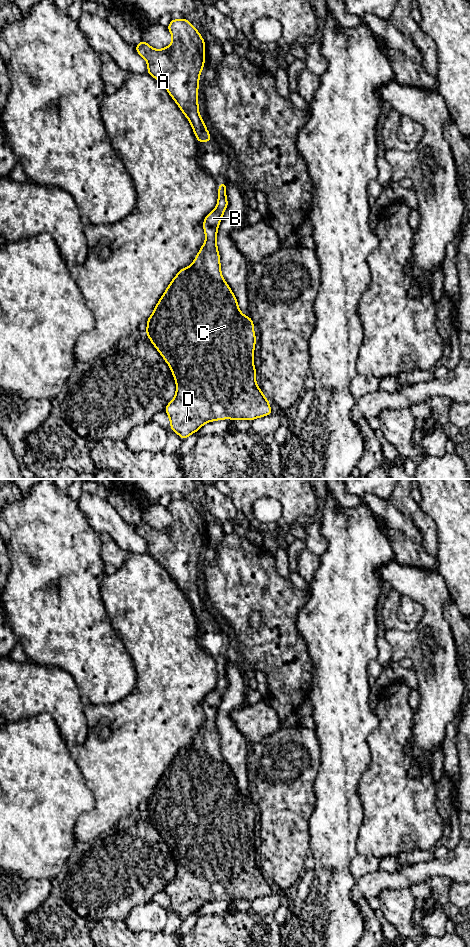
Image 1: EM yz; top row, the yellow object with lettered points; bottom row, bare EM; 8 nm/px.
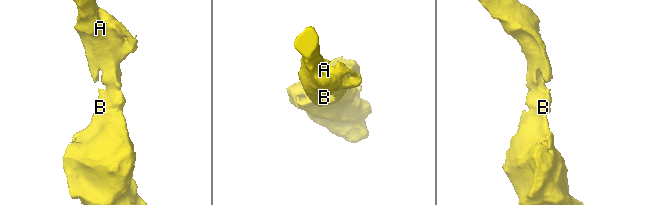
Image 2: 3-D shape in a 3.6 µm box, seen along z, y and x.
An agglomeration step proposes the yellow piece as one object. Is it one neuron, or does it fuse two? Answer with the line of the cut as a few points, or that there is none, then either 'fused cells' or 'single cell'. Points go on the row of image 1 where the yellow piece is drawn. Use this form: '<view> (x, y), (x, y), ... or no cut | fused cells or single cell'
no cut | single cell

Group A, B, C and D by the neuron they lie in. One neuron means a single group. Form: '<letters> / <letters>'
A B C D

